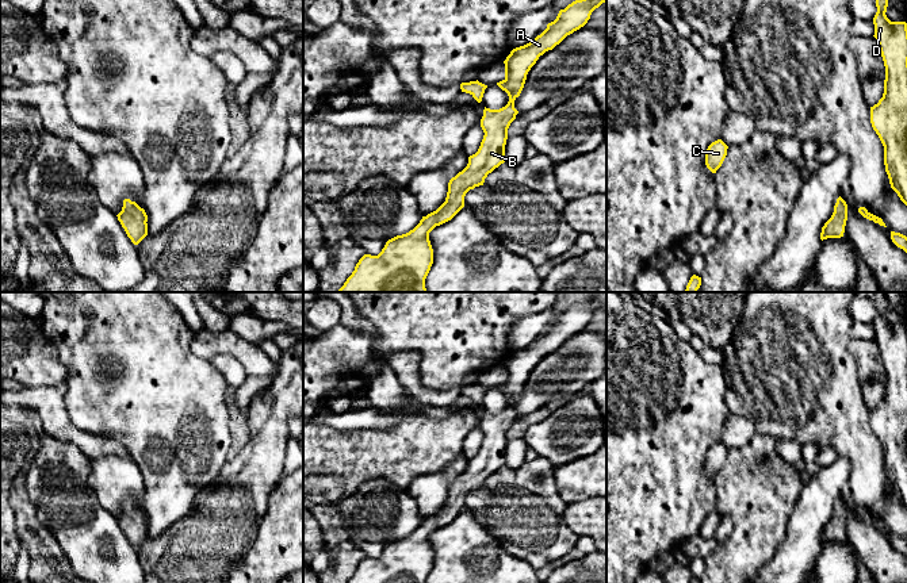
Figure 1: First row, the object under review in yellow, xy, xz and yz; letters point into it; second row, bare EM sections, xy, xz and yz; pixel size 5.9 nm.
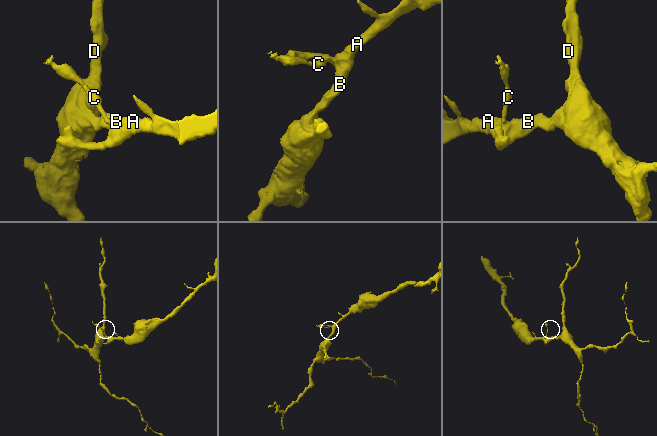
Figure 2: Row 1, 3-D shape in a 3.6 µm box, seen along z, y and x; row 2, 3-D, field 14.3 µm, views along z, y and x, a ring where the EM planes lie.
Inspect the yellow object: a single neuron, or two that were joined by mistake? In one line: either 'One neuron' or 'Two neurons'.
One neuron

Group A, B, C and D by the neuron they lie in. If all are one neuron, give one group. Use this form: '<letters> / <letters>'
A B C D

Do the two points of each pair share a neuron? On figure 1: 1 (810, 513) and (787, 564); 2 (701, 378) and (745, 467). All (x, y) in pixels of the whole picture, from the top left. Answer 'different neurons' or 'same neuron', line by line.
1: same neuron
2: different neurons

